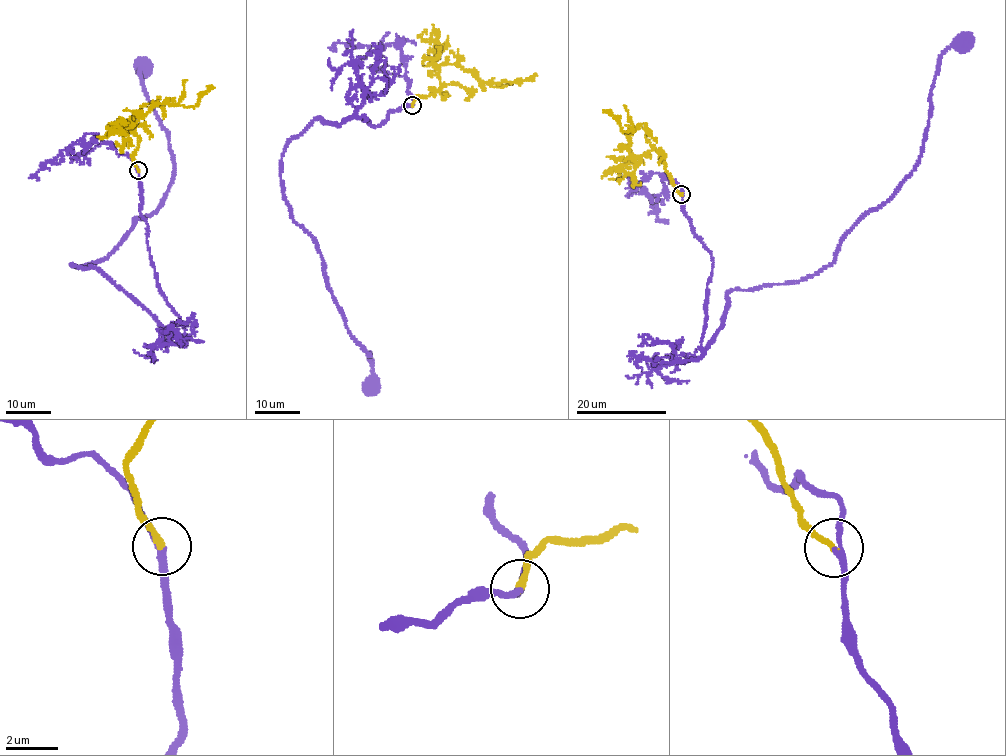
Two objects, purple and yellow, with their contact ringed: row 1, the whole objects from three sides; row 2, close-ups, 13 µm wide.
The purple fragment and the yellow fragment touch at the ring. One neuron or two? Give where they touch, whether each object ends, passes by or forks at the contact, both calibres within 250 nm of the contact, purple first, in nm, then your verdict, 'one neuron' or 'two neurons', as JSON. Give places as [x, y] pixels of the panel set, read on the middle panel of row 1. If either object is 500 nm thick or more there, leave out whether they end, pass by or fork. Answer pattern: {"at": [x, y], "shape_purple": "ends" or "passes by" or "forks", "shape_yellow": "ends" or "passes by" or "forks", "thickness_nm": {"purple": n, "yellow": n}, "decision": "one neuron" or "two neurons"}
{"at": [412, 105], "shape_purple": "passes by", "shape_yellow": "ends", "thickness_nm": {"purple": 200, "yellow": 220}, "decision": "one neuron"}

